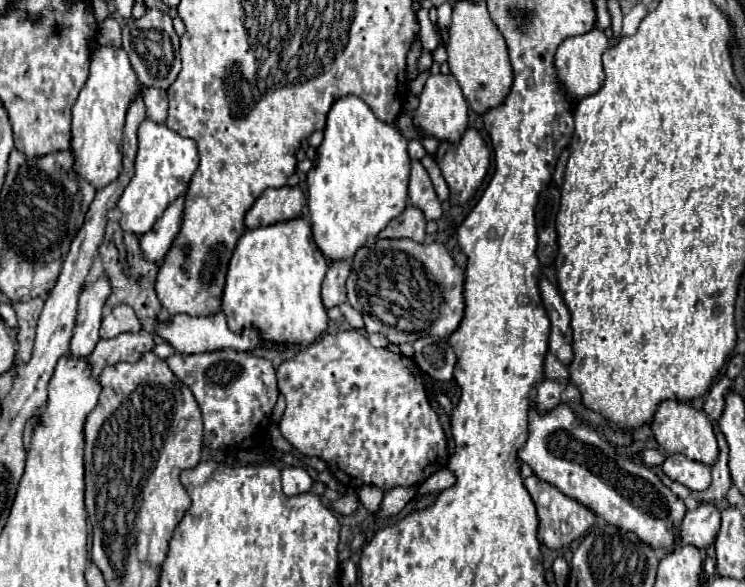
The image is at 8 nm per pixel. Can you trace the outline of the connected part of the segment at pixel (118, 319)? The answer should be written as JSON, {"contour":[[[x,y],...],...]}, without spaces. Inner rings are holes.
{"contour":[[[126,304],[116,306],[110,310],[110,314],[106,314],[102,318],[102,326],[100,326],[100,338],[114,338],[122,332],[140,332],[140,320],[134,314],[134,310]]]}

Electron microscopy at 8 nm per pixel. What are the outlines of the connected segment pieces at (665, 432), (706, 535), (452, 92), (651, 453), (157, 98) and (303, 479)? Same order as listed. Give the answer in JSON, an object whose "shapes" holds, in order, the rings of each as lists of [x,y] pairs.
{"shapes":[[[[664,400],[658,406],[650,428],[656,436],[656,442],[668,454],[684,454],[690,460],[698,460],[702,464],[714,464],[718,460],[718,444],[716,444],[716,436],[712,430],[712,422],[708,420],[708,416],[704,412],[694,410],[690,404]]],[[[700,504],[698,508],[686,512],[682,524],[680,524],[680,536],[678,546],[694,544],[696,548],[708,548],[716,532],[720,528],[720,510],[714,504]]],[[[436,74],[426,80],[426,86],[420,94],[420,104],[414,112],[414,120],[428,136],[434,136],[436,140],[448,140],[448,142],[460,140],[464,130],[468,128],[468,102],[452,74],[448,76]]],[[[650,448],[638,452],[638,458],[640,458],[646,466],[660,466],[660,464],[664,462],[664,456],[662,456],[658,450],[650,450]]],[[[144,88],[144,104],[146,104],[146,114],[152,122],[164,122],[168,116],[168,98],[166,90],[160,88]]],[[[284,468],[282,470],[282,490],[286,496],[308,492],[312,486],[312,478],[304,468]]]]}

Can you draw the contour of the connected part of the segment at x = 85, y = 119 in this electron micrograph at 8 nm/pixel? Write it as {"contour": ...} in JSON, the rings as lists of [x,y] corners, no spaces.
{"contour":[[[100,46],[92,54],[90,78],[80,90],[72,106],[72,142],[70,152],[74,156],[72,170],[86,178],[96,190],[112,184],[122,172],[122,128],[130,102],[140,92],[136,72],[130,66],[128,54],[122,48]]]}

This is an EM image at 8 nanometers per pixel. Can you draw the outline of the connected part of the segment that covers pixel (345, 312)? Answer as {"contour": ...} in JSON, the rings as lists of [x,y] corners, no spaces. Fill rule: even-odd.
{"contour":[[[344,302],[344,304],[342,304],[342,306],[338,306],[338,308],[340,308],[342,316],[350,322],[350,326],[352,326],[352,328],[356,328],[356,330],[362,330],[362,328],[364,328],[364,322],[362,322],[360,312],[356,312],[348,302]]]}

